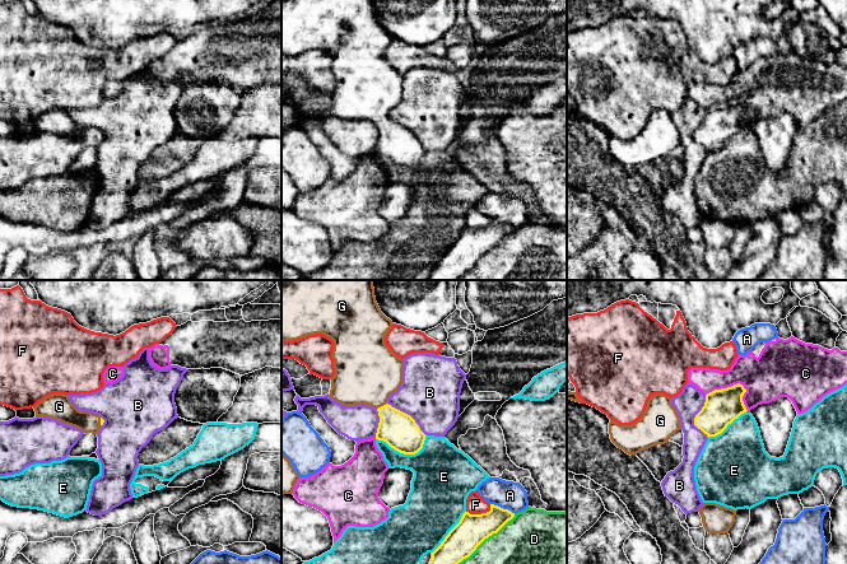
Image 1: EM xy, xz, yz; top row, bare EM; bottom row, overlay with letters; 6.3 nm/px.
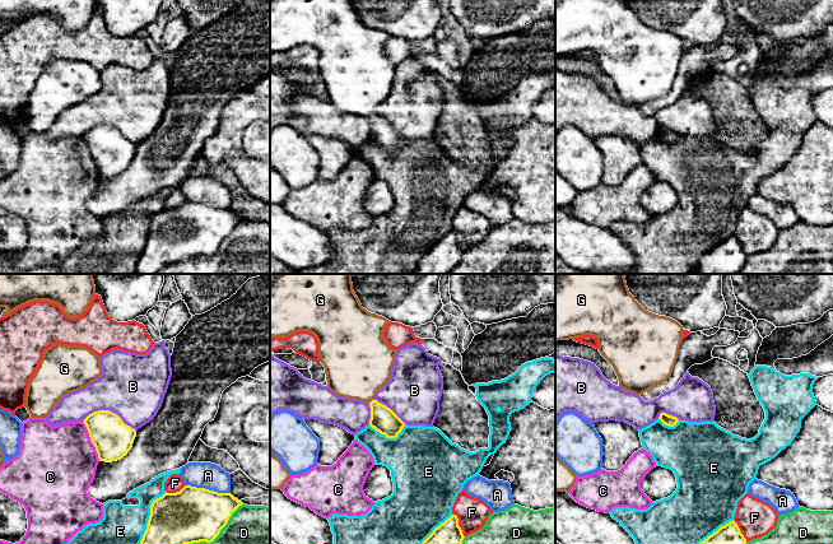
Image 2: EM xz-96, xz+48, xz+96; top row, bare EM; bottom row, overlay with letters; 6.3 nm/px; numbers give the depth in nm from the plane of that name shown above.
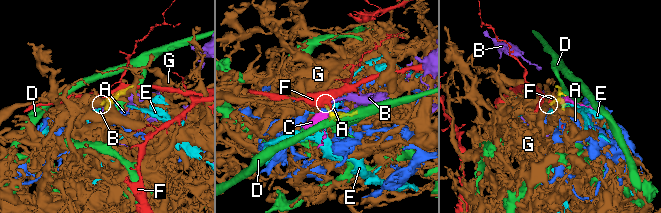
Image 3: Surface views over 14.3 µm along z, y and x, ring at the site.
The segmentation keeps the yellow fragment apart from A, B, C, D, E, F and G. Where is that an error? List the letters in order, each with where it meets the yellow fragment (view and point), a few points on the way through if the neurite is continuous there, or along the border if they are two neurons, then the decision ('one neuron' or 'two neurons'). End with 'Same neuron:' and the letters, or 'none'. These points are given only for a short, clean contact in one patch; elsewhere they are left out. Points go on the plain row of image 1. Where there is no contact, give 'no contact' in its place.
A: xz (502, 223) | two neurons
B: yz (696, 131) | along yz (706, 110), (706, 116), (696, 130), (694, 139), (708, 152) | two neurons
C: yz (736, 99) | two neurons
D: xz (485, 252) | two neurons
E: xz (404, 168) | two neurons
F: xz (482, 228) | two neurons
G: xz (381, 121) | across xz (398, 144), (381, 121), (367, 87) | one neuron
Same neuron: G

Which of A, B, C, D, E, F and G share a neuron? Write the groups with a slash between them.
A / B / C / D / E / F / G

